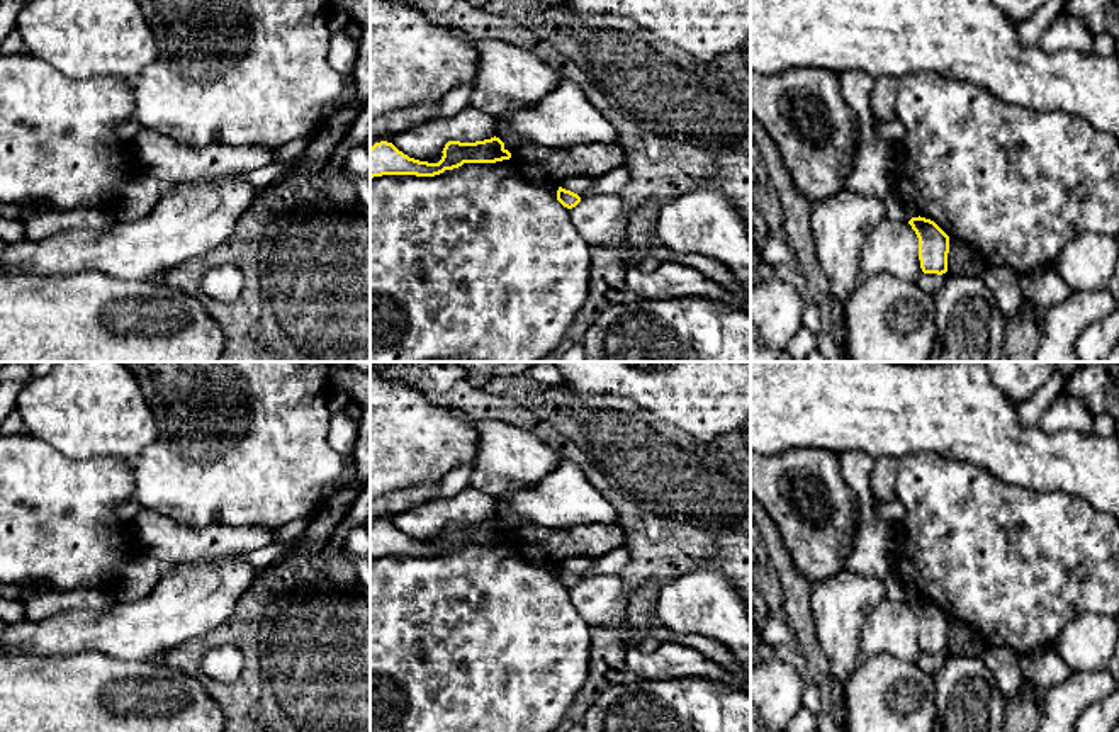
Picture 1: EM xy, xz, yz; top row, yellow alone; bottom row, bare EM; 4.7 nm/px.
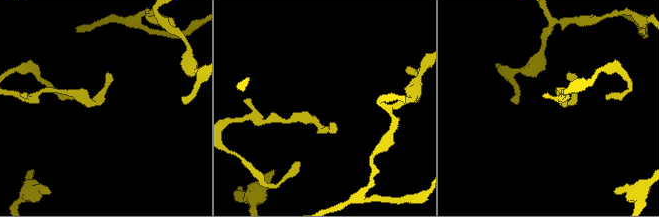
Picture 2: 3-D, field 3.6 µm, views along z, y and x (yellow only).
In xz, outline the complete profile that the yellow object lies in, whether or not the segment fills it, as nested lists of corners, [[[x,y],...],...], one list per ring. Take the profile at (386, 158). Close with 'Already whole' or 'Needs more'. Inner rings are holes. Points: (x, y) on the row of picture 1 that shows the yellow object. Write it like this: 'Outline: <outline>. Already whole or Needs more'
Outline: [[[499,138],[475,143],[448,141],[438,163],[419,161],[399,151],[392,143],[380,141],[370,148],[370,178],[382,175],[435,177],[464,163],[496,163],[511,153]]]. Already whole

